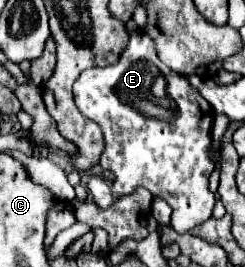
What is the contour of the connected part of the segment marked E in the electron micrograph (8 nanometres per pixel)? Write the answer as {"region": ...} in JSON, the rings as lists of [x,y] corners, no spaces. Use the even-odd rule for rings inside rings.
{"region":[[[133,33],[125,53],[121,53],[117,65],[93,67],[79,75],[73,85],[73,95],[79,111],[99,123],[105,137],[105,151],[101,153],[99,165],[115,173],[115,183],[109,189],[89,189],[93,201],[99,207],[113,205],[121,195],[129,195],[135,187],[145,187],[153,197],[163,197],[171,209],[171,227],[177,233],[187,233],[211,217],[215,205],[215,195],[209,191],[209,175],[213,173],[213,163],[209,159],[211,145],[211,125],[213,109],[211,105],[193,89],[185,75],[173,73],[163,61],[159,61],[153,41],[145,33]]]}

